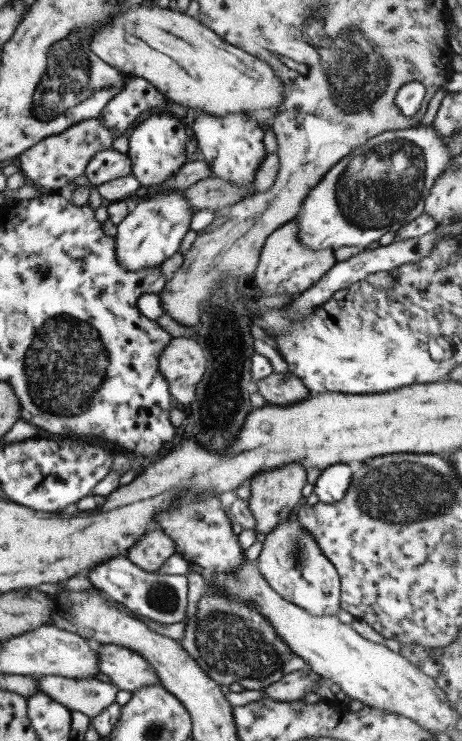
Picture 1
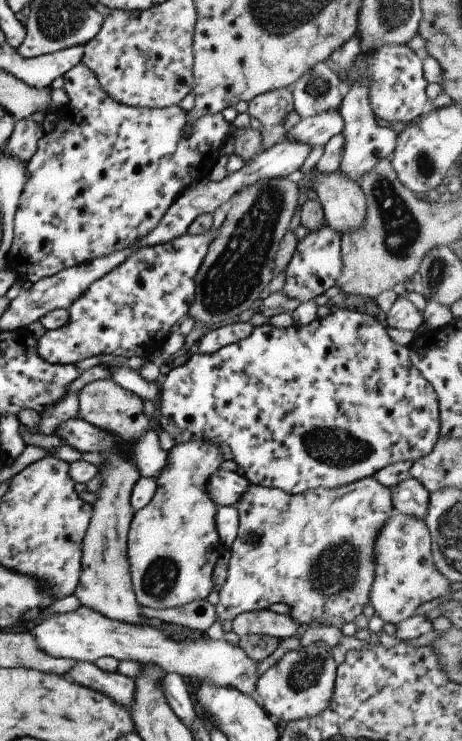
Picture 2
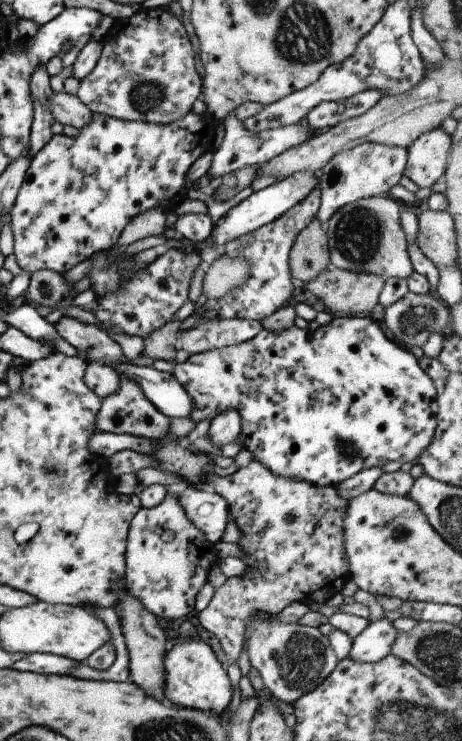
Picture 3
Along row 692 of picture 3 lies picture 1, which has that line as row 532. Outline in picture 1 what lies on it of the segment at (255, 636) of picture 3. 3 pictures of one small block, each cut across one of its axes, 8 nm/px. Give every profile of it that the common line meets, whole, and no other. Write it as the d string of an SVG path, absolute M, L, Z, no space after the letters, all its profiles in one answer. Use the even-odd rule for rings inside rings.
M294 514L268 533L262 551L256 560L264 580L284 600L307 610L314 616L337 614L341 608L341 580L336 567L322 554L314 538L298 525Z

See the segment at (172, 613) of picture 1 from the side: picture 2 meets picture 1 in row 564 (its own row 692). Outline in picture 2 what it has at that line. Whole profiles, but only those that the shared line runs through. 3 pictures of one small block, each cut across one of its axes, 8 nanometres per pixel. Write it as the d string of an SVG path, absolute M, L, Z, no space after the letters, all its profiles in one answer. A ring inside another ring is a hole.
M77 661L76 666L73 666L69 672L68 677L86 688L91 688L115 700L126 710L130 710L134 704L135 678L126 676L118 671L111 673L100 670L95 663Z

